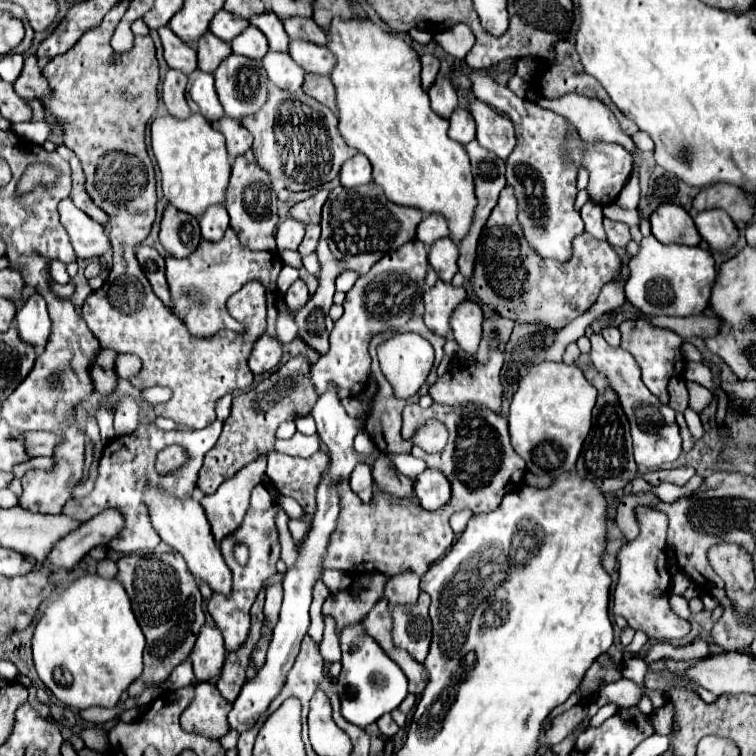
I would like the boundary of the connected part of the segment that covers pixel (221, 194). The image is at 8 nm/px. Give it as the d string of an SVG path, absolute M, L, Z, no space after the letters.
M171 115L157 117L151 125L151 149L161 169L163 195L173 207L201 217L207 207L225 203L231 163L223 145L223 135L215 133L203 115L191 115L189 119Z

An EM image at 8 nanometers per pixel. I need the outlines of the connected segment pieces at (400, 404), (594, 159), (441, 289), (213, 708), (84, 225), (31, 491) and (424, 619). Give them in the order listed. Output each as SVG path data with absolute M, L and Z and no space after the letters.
M381 334L376 335L369 344L369 353L372 359L371 362L371 374L377 379L377 385L379 385L379 393L375 395L375 401L373 401L373 407L371 407L371 415L373 419L379 421L379 427L381 427L381 435L383 435L383 441L387 445L387 453L389 455L399 455L399 453L411 453L411 443L405 441L401 437L401 411L407 403L415 403L421 395L425 395L429 391L429 387L435 383L437 379L437 373L431 371L427 383L419 389L417 395L413 395L411 399L395 399L393 395L393 389L391 385L387 383L385 375L381 373L379 369L379 361L377 361L377 345L380 345L383 340Z
M575 129L569 131L569 139L565 143L565 155L569 161L575 161L577 167L585 165L589 169L589 195L595 203L601 205L609 205L615 203L617 195L621 193L623 185L627 183L627 177L631 175L633 169L633 155L623 149L621 145L615 143L597 143L597 145L583 145L579 141L579 135L575 133Z
M437 281L435 287L423 293L425 301L425 325L441 337L447 337L451 331L449 319L455 311L455 307L465 299L465 289L463 287L453 287L443 281Z
M199 683L195 701L181 715L181 727L207 739L221 739L229 731L229 711L231 703L221 697L213 683Z
M69 197L59 203L59 215L61 215L61 225L69 233L71 245L79 259L101 257L111 249L103 225L99 225L81 209L77 209Z
M73 423L69 429L59 433L63 437L63 443L55 451L57 457L57 467L55 471L27 471L21 477L23 483L23 493L19 497L19 507L35 511L35 513L61 513L63 505L71 499L73 487L83 479L85 475L85 435L79 431L77 423Z
M421 593L421 601L411 607L395 607L391 615L395 619L393 639L395 645L409 651L419 663L425 661L431 645L431 619L429 619L429 595Z

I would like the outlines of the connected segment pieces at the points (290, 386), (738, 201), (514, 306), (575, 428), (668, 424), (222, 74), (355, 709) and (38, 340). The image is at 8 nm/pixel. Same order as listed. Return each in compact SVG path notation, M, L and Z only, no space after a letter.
M305 355L291 357L285 365L281 365L271 377L263 379L257 387L253 387L247 393L235 395L231 415L223 423L223 433L219 441L203 457L197 487L205 495L211 495L223 481L231 479L237 473L237 469L243 469L251 461L257 461L259 457L267 457L269 453L273 453L275 429L279 427L279 423L287 419L297 419L301 415L309 415L317 399L319 395L315 393L315 387L311 383L311 363Z
M725 183L701 189L693 199L693 209L695 211L723 209L733 221L745 221L745 223L753 219L753 207L747 195L739 187Z
M505 187L499 195L495 209L489 215L485 229L483 229L483 237L481 237L481 243L479 243L479 253L477 253L475 273L471 277L471 285L477 293L477 297L481 299L481 303L485 303L491 311L497 311L501 317L507 315L515 323L535 323L535 325L545 325L545 327L559 331L569 321L583 315L597 301L603 285L607 285L609 281L613 281L619 275L619 265L621 265L619 257L607 241L597 241L593 235L581 233L573 241L571 261L559 263L559 261L551 261L551 259L539 259L531 253L531 247L527 245L527 241L523 241L523 235L521 235L521 229L519 229L517 223L519 221L517 221L515 193L513 193L511 187Z
M543 361L519 381L519 389L513 395L511 411L509 411L509 435L515 453L527 463L527 471L533 475L549 475L551 479L559 477L559 473L571 471L581 453L583 441L591 429L591 411L597 401L597 389L585 379L583 371L577 365L565 365L555 361Z
M601 333L591 335L591 365L597 373L605 375L611 389L615 389L619 403L631 423L633 437L633 453L637 465L643 467L661 467L665 463L673 463L681 455L681 435L679 425L675 423L675 411L669 405L663 405L641 381L641 369L637 361L621 347L611 347Z
M231 53L221 65L219 69L213 73L215 75L215 89L219 95L219 101L225 109L225 115L231 119L243 119L247 115L257 113L265 101L267 101L267 73L263 69L261 61L255 59L247 59L243 55L235 55Z
M363 621L345 625L339 631L343 671L337 679L337 695L341 697L341 713L359 727L375 723L381 715L391 713L407 697L407 677L401 667L387 657L379 643L367 635Z
M31 293L27 303L15 315L15 327L23 343L31 347L45 347L51 335L51 319L47 313L47 303L39 293Z

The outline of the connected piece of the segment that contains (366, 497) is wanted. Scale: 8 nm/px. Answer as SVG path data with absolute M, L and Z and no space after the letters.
M359 463L353 473L351 473L351 489L363 503L371 501L373 497L373 477L371 477L371 467L365 463Z

